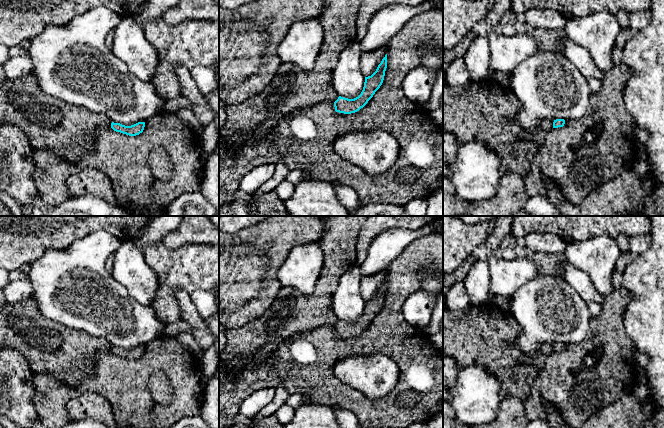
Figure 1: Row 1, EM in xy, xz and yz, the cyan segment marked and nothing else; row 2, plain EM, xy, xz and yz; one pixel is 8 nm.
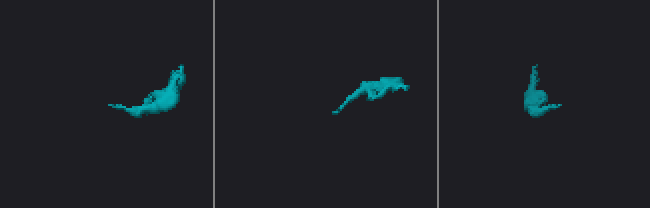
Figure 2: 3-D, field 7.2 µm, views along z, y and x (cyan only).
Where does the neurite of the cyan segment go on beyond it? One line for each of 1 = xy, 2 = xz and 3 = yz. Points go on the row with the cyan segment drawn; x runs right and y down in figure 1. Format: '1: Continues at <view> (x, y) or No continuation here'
1: No continuation here
2: No continuation here
3: No continuation here

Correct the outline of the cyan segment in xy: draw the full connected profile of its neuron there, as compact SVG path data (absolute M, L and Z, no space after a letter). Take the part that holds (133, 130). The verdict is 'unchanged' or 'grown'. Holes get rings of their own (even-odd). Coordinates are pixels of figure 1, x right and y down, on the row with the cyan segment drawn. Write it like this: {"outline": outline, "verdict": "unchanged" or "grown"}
{"outline": "M138 122L131 126L125 126L120 123L111 123L111 128L116 131L120 132L129 136L136 136L143 132L145 127L145 122Z", "verdict": "unchanged"}

